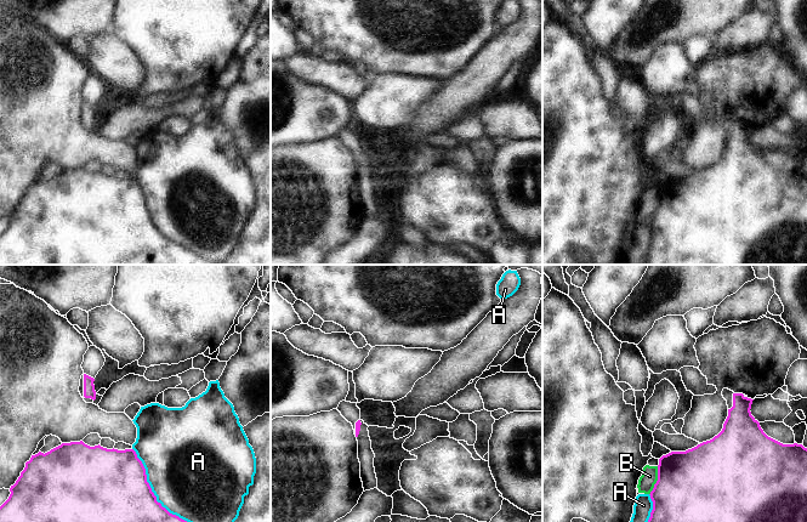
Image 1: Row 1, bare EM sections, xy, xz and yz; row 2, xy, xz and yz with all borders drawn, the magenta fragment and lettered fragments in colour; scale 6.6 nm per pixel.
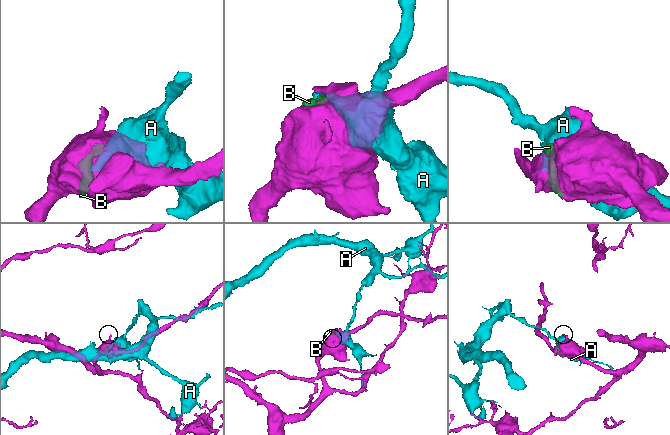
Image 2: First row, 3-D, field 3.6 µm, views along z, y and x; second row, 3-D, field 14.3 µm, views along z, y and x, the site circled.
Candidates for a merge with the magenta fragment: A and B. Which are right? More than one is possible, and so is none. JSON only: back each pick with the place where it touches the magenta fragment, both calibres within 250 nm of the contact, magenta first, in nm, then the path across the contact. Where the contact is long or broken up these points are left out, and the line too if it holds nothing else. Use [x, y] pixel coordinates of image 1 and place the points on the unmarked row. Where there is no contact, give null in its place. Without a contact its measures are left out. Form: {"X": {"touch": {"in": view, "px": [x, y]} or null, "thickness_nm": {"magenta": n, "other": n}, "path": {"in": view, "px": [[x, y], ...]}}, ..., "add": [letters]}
{"add": []}

